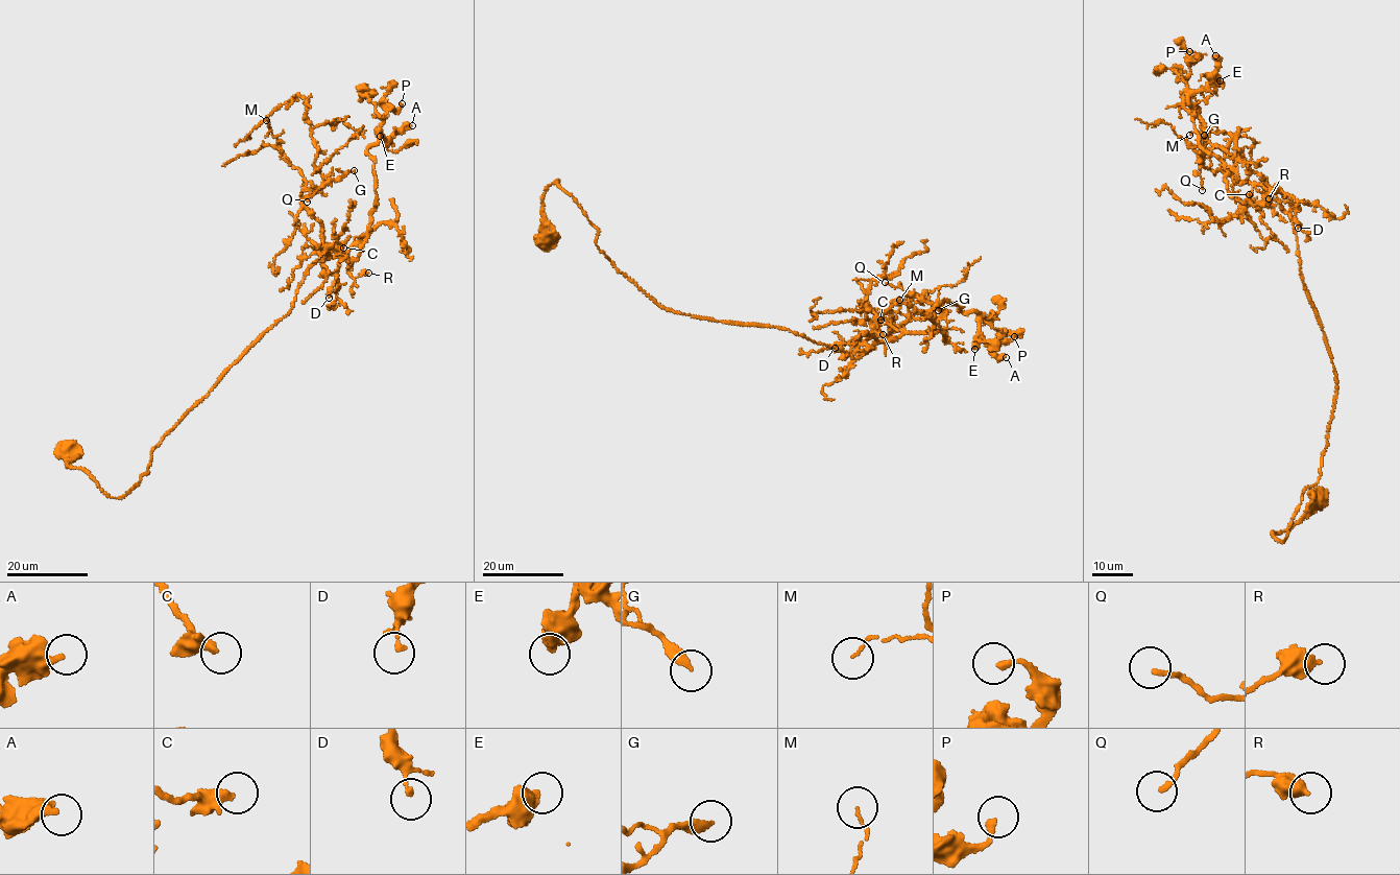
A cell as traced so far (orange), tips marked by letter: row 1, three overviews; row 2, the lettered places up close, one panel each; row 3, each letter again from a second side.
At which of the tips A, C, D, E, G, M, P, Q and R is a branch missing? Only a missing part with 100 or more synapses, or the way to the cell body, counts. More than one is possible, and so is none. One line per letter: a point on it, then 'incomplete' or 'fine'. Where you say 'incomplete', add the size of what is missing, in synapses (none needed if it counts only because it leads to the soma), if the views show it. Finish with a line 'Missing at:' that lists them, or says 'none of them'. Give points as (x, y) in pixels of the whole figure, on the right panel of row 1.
A: (1215, 55) | fine
C: (1249, 194) | fine
D: (1298, 228) | fine
E: (1220, 80) | fine
G: (1204, 135) | fine
M: (1189, 135) | fine
P: (1189, 51) | fine
Q: (1202, 190) | fine
R: (1269, 198) | fine
Missing at: none of them

